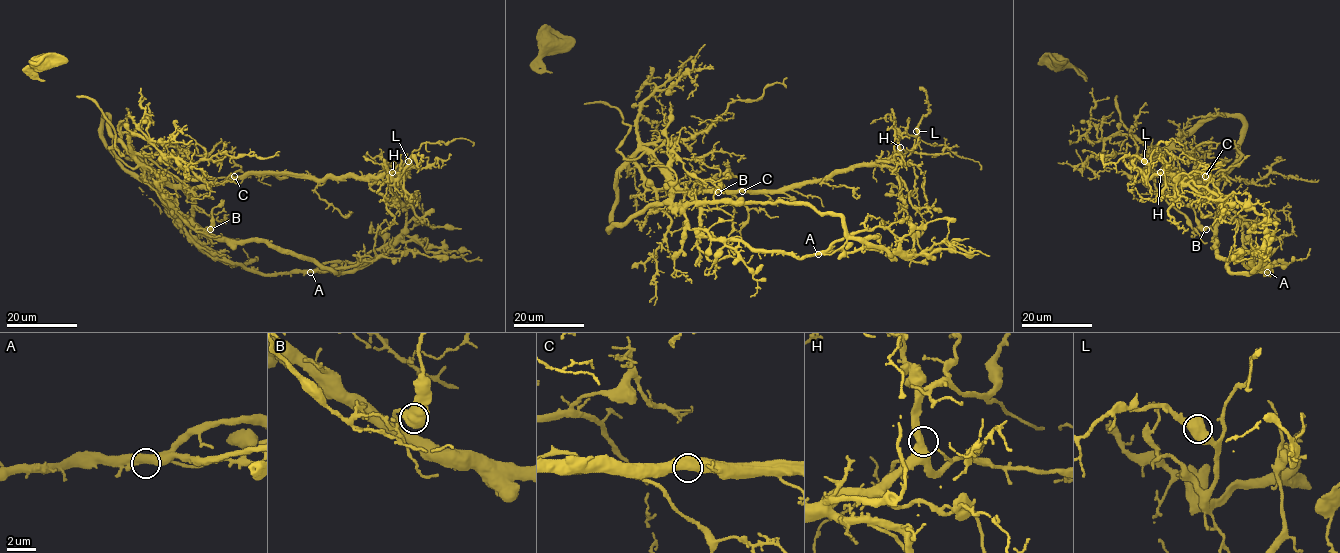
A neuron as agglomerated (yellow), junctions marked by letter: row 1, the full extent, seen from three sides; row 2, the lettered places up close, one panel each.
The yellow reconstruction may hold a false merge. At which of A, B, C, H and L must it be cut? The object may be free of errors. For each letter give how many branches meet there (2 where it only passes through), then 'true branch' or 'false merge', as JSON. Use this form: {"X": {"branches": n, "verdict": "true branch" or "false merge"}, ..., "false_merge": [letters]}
{"A": {"branches": 2, "verdict": "true branch"}, "B": {"branches": 2, "verdict": "true branch"}, "C": {"branches": 2, "verdict": "true branch"}, "H": {"branches": 2, "verdict": "true branch"}, "L": {"branches": 2, "verdict": "true branch"}, "false_merge": []}

